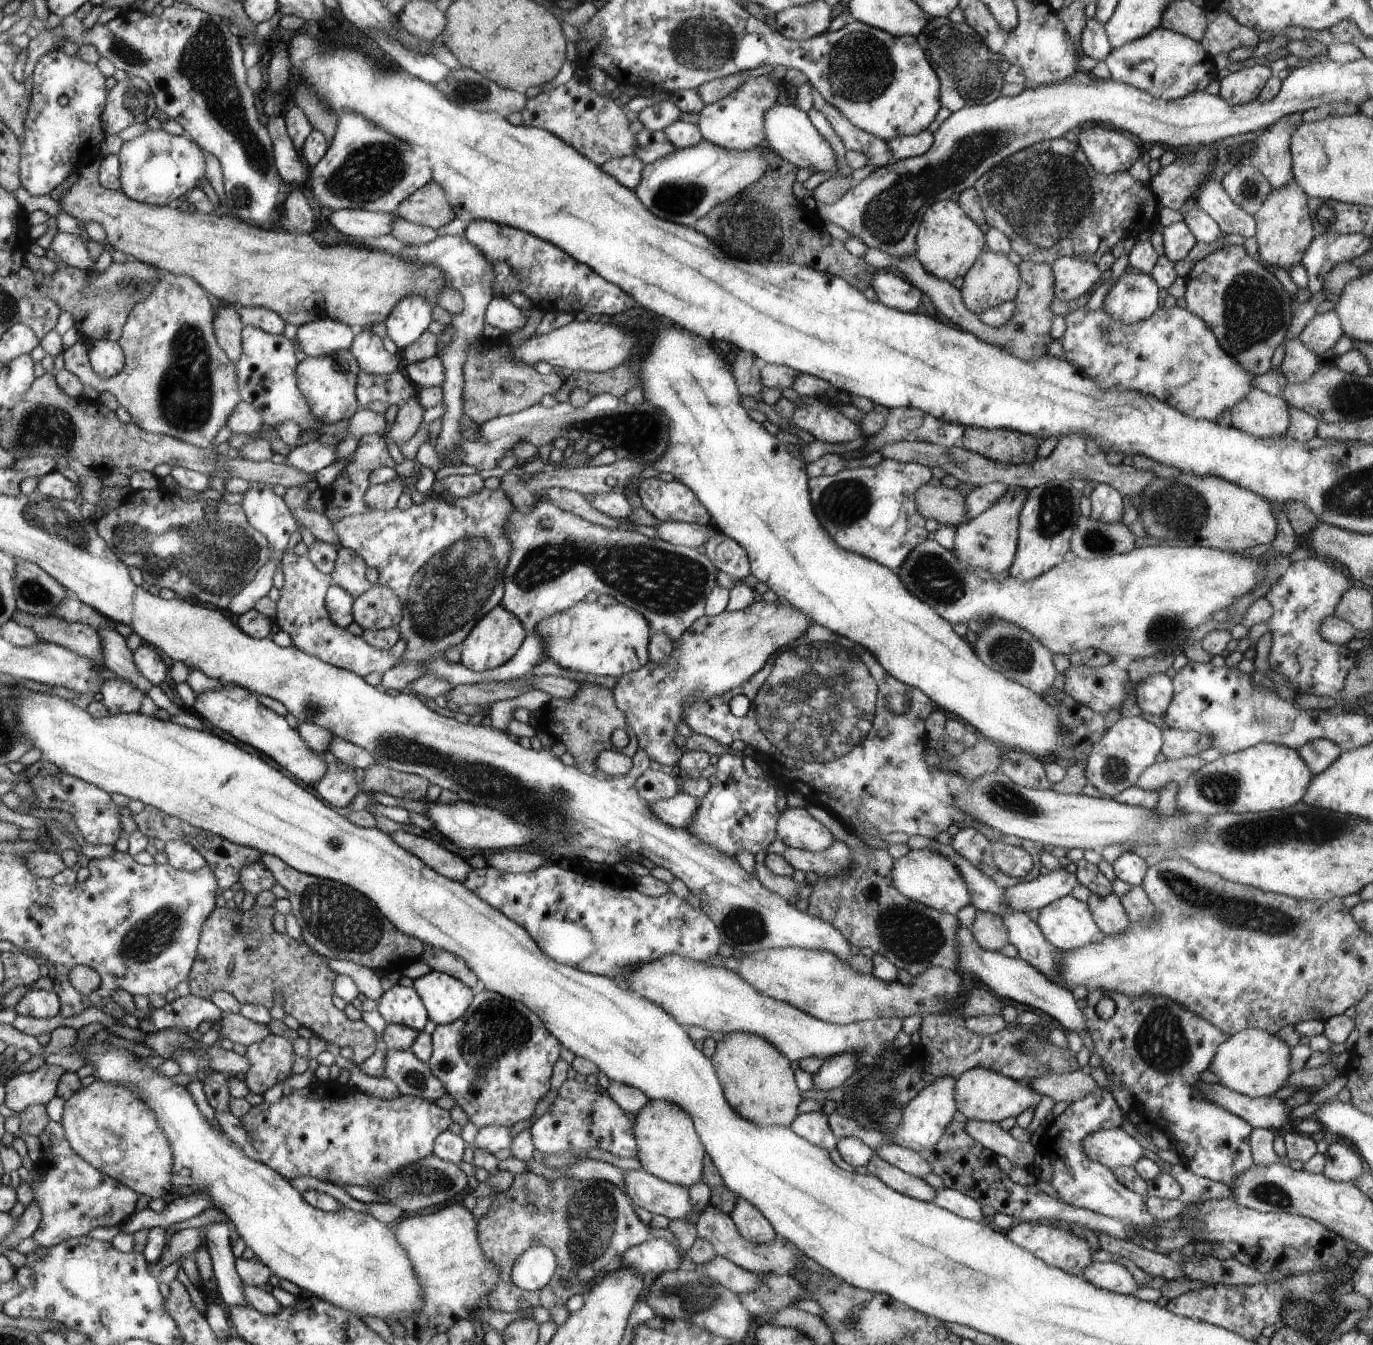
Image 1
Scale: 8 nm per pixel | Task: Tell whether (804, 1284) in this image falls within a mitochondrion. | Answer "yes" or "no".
no

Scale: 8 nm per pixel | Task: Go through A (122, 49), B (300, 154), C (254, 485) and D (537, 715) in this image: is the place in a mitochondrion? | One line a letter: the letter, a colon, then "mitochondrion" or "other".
A: mitochondrion
B: other
C: other
D: other

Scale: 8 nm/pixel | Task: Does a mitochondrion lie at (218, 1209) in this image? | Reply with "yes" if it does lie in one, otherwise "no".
no

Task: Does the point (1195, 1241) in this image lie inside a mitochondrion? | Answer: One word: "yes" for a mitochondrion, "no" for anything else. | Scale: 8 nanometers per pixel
no

